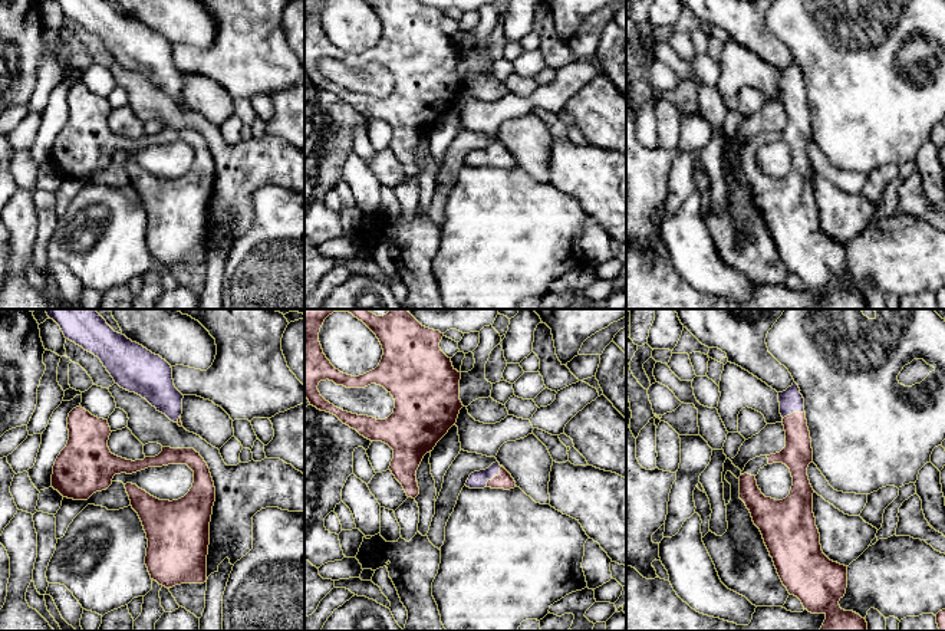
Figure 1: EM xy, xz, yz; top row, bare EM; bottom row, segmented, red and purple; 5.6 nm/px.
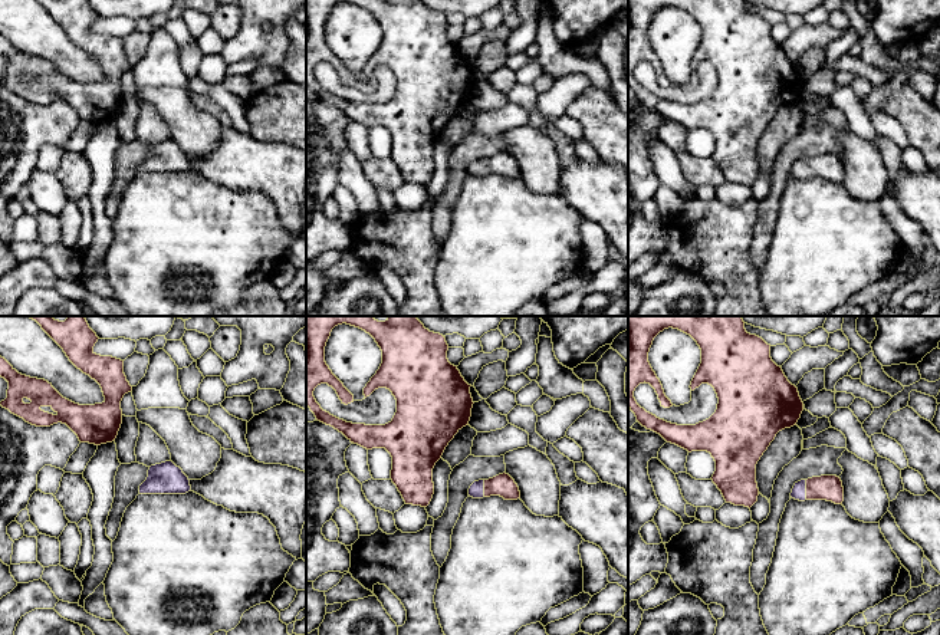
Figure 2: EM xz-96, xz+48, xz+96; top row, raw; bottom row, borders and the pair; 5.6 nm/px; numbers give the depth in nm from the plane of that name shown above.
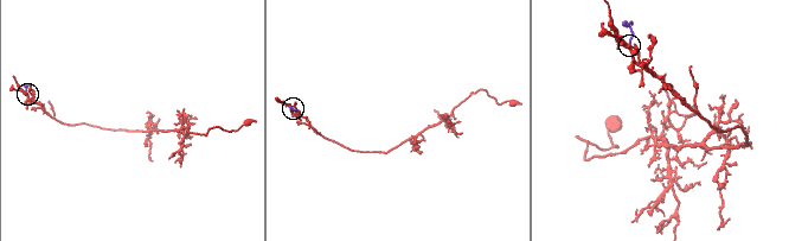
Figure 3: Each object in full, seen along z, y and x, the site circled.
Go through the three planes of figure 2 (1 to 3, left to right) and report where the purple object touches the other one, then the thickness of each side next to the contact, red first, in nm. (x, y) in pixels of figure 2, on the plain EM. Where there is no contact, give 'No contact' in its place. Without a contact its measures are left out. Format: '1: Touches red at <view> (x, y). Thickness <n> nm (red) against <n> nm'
1: No contact
2: Touches red at xz+48 (485, 167). Thickness 120 nm (red) against 90 nm
3: Touches red at xz+96 (807, 168). Thickness 140 nm (red) against 80 nm

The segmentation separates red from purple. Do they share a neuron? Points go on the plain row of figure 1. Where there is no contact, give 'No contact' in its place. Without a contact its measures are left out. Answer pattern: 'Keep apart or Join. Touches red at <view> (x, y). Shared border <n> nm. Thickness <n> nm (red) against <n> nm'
Join. Touches red at xz (496, 154). Shared border 150 nm. Thickness 90 nm (red) against 100 nm

